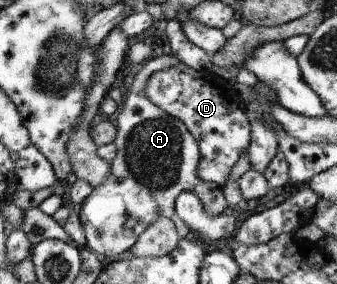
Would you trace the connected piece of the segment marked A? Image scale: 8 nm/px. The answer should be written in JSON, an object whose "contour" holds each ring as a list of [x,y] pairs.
{"contour":[[[166,50],[162,55],[147,60],[143,64],[144,66],[135,73],[129,91],[124,95],[121,111],[115,117],[116,135],[112,143],[115,145],[116,153],[109,164],[109,174],[99,186],[92,189],[92,193],[76,208],[84,232],[84,247],[90,252],[103,255],[103,257],[113,257],[129,250],[140,234],[159,217],[169,219],[174,224],[179,239],[184,238],[189,229],[177,218],[173,210],[175,199],[182,192],[193,193],[207,214],[220,215],[227,207],[222,189],[217,185],[202,181],[198,177],[197,167],[200,158],[198,146],[193,137],[175,117],[171,117],[156,107],[144,95],[147,79],[155,71],[175,66],[177,63],[179,63],[178,60]]]}

